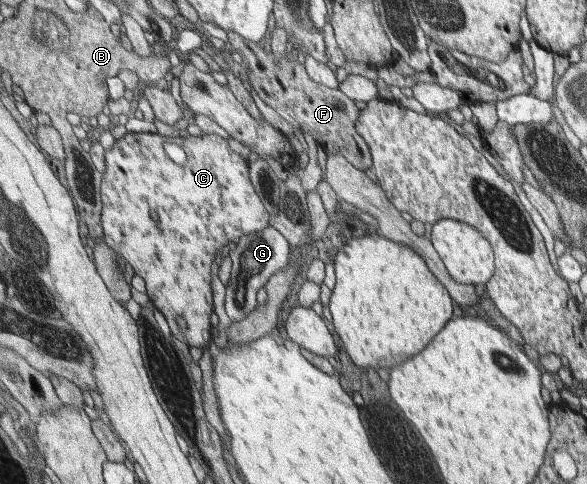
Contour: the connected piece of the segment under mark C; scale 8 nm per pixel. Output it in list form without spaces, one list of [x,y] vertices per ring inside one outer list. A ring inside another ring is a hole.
[[[129,132],[118,139],[114,147],[107,152],[107,173],[104,175],[103,199],[103,225],[111,246],[113,246],[117,252],[124,255],[135,269],[135,273],[145,279],[150,300],[156,305],[158,313],[164,315],[168,319],[172,333],[188,347],[209,348],[211,345],[211,338],[213,339],[215,337],[213,333],[213,319],[211,319],[211,315],[215,312],[215,299],[213,299],[213,261],[217,259],[219,252],[222,252],[221,249],[223,249],[223,246],[229,246],[229,243],[236,243],[237,245],[243,236],[263,231],[265,228],[272,225],[272,214],[268,210],[263,199],[261,199],[259,191],[257,191],[257,187],[255,187],[255,183],[253,183],[253,179],[251,179],[251,165],[249,159],[247,160],[245,157],[239,155],[239,153],[233,151],[233,147],[229,145],[228,139],[217,134],[202,133],[201,135],[195,136],[189,135],[188,137],[179,136],[165,138],[159,133]],[[165,139],[173,141],[184,149],[188,156],[188,161],[185,165],[175,163],[173,157],[164,152],[163,142]],[[155,211],[159,215],[159,222],[153,217]],[[179,317],[188,322],[188,327],[186,329],[183,329],[183,327],[179,325]]]

